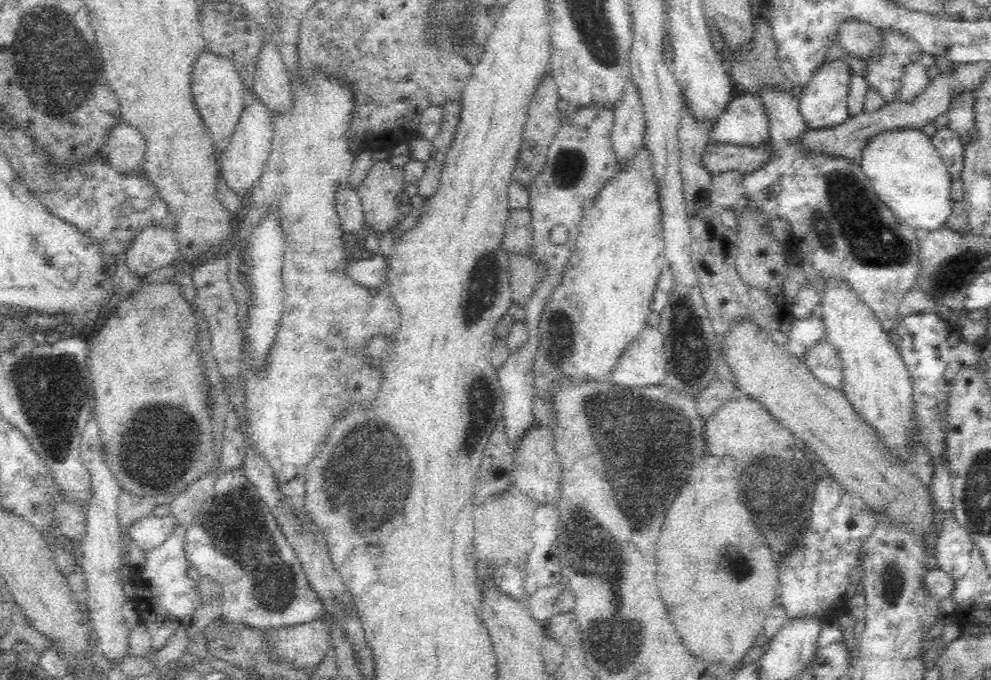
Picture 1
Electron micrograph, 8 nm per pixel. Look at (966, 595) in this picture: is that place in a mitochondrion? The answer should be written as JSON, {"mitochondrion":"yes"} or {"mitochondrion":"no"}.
{"mitochondrion":"no"}

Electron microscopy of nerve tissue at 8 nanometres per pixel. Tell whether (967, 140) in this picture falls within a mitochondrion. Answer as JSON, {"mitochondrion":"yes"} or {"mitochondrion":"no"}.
{"mitochondrion":"no"}

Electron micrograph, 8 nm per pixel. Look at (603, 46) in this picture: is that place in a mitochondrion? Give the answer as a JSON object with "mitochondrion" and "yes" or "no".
{"mitochondrion":"yes"}

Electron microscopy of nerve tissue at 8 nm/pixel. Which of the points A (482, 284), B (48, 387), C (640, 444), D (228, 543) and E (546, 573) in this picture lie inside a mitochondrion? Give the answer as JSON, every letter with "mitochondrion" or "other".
{"A":"mitochondrion","B":"mitochondrion","C":"mitochondrion","D":"mitochondrion","E":"other"}

